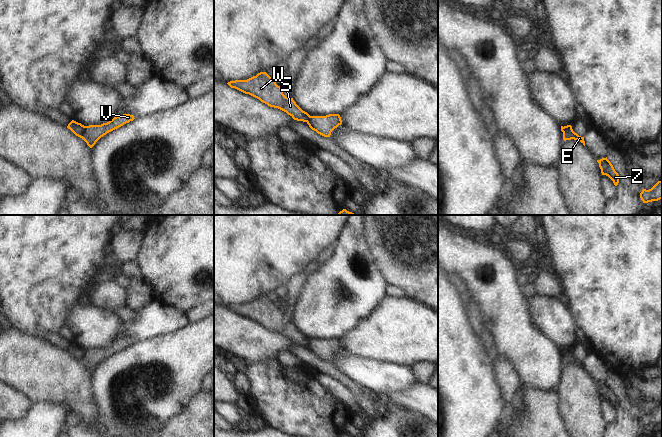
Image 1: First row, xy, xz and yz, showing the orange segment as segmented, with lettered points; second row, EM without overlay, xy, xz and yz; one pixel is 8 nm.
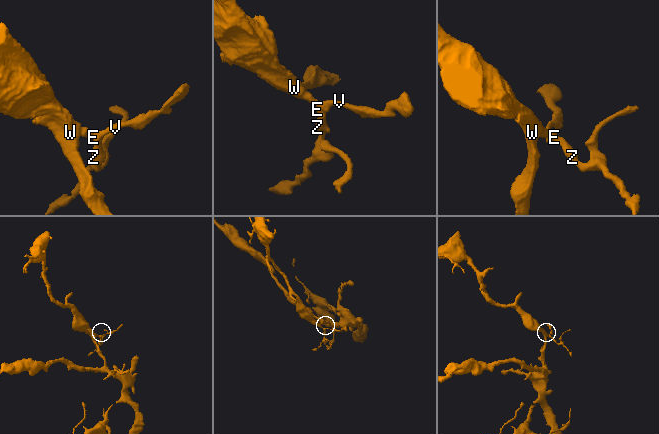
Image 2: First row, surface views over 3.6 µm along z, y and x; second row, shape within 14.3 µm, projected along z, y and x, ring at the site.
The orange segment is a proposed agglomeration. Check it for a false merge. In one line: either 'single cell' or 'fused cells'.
fused cells

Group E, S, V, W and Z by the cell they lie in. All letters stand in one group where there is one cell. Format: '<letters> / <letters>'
E V Z / S W

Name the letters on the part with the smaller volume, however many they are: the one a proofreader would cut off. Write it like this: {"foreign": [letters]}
{"foreign": ["E", "V", "Z"]}

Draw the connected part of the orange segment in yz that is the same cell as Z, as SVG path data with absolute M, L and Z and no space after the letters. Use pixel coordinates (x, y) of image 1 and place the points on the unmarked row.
M607 381L597 384L597 386L599 387L602 399L608 400L613 405L614 409L617 410L619 407L619 399Z

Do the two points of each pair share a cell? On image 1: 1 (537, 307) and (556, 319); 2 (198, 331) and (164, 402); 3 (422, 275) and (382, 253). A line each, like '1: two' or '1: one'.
1: one
2: one
3: one

